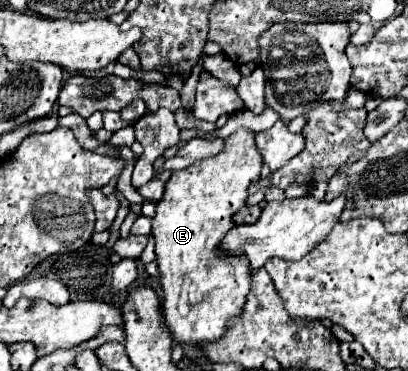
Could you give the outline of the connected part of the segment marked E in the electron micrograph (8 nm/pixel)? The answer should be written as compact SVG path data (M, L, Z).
M246 129L236 131L236 145L226 145L218 155L200 159L198 163L174 171L166 181L164 197L158 201L156 215L152 219L152 237L156 241L156 265L160 271L160 287L164 293L162 301L162 325L172 333L176 341L182 345L214 343L218 341L226 329L228 321L240 317L246 297L252 287L252 269L244 255L230 253L222 249L222 239L228 235L236 223L232 221L232 213L238 207L246 205L248 185L254 179L260 179L262 157L254 145L254 133Z

